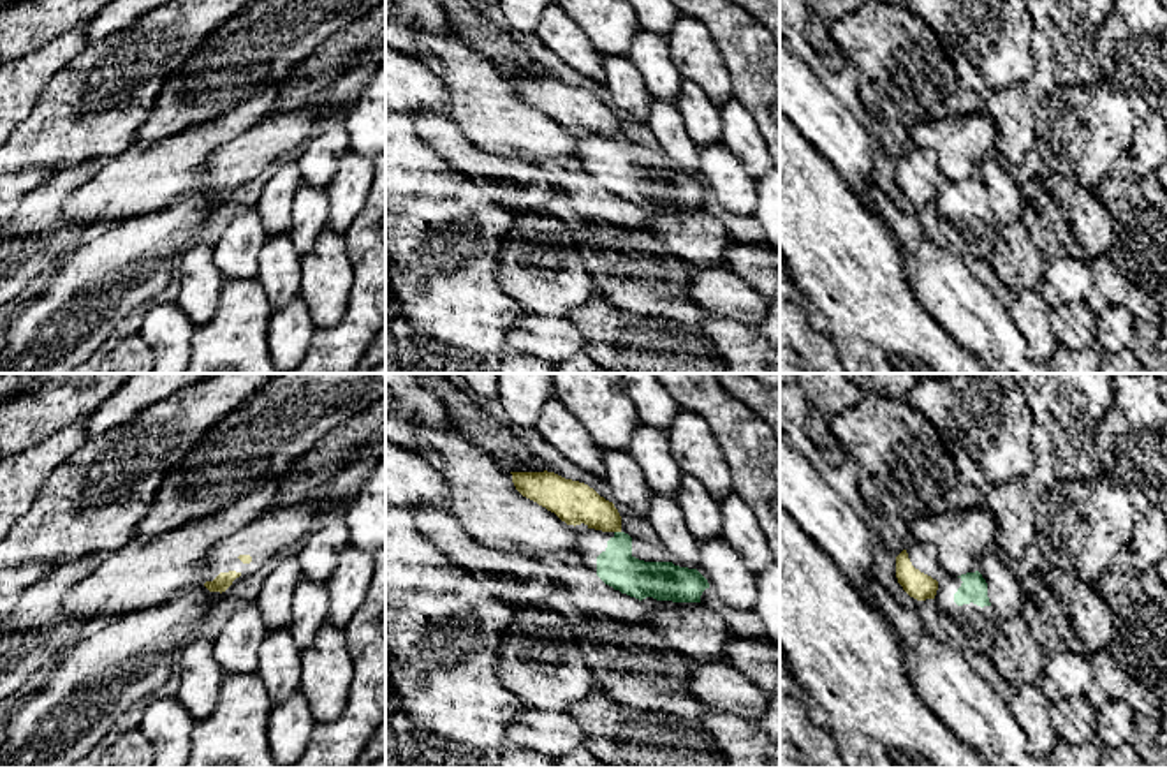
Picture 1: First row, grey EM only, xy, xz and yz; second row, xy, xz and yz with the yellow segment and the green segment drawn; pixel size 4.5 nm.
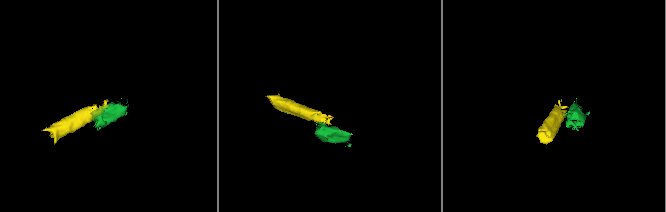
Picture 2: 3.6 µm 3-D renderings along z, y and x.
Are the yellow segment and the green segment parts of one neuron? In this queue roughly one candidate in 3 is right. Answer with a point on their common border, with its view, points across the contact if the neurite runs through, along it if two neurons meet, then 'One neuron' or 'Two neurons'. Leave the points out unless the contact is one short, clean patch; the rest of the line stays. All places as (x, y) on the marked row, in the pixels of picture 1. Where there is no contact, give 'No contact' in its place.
Touches yellow at xz (618, 531). Boundary: xz (615, 531), (620, 532). Two neurons

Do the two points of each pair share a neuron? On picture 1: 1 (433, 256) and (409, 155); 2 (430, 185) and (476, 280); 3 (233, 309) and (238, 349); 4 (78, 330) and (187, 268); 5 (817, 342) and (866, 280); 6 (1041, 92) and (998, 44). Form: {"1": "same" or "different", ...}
{"1": "same", "2": "same", "3": "same", "4": "different", "5": "different", "6": "different"}

